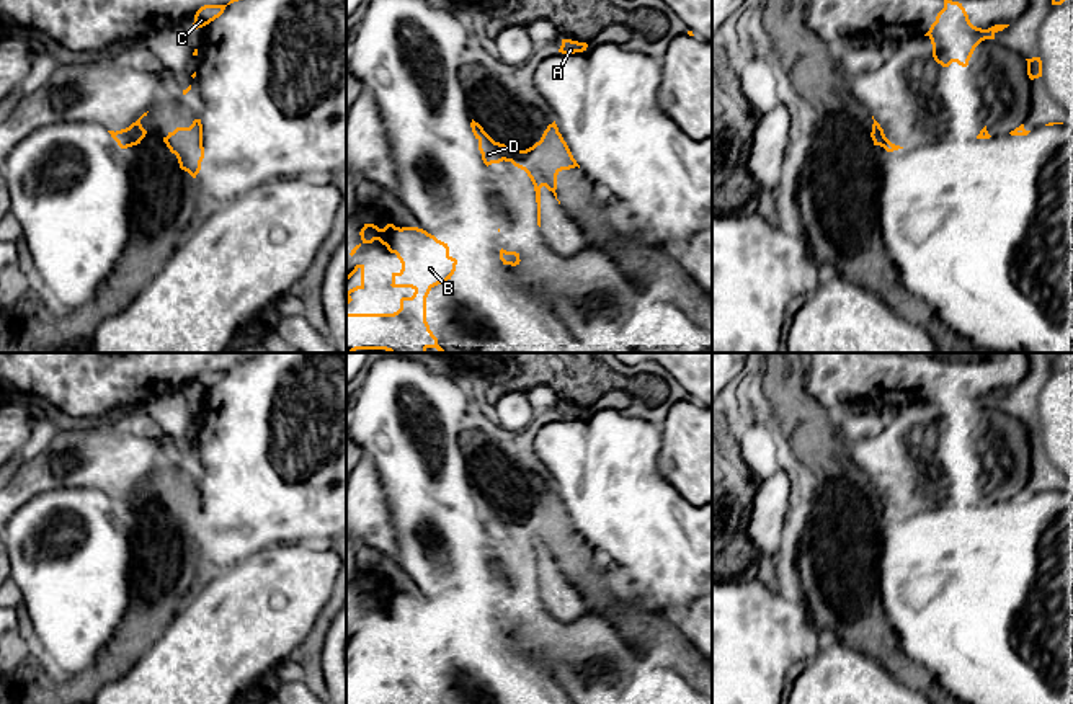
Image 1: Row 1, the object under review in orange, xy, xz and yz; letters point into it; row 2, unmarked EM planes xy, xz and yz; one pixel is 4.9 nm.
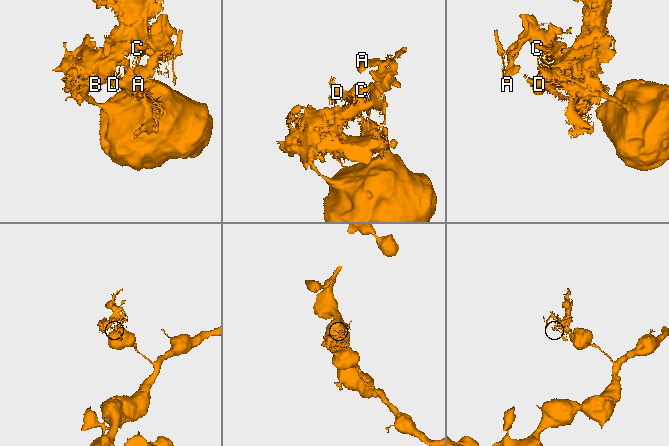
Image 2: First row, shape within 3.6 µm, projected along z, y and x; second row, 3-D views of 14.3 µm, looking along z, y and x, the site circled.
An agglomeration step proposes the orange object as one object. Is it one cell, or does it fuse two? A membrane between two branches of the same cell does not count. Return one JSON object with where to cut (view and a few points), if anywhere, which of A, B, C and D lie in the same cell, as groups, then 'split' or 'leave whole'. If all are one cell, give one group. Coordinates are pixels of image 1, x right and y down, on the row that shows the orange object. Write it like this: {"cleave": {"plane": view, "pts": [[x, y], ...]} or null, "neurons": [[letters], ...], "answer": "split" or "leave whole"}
{"cleave": null, "neurons": [["A", "B", "C", "D"]], "answer": "leave whole"}

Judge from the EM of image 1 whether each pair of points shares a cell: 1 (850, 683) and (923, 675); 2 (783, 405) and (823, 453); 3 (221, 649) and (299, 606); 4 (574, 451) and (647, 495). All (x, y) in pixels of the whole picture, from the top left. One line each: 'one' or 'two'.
1: two
2: one
3: one
4: one

